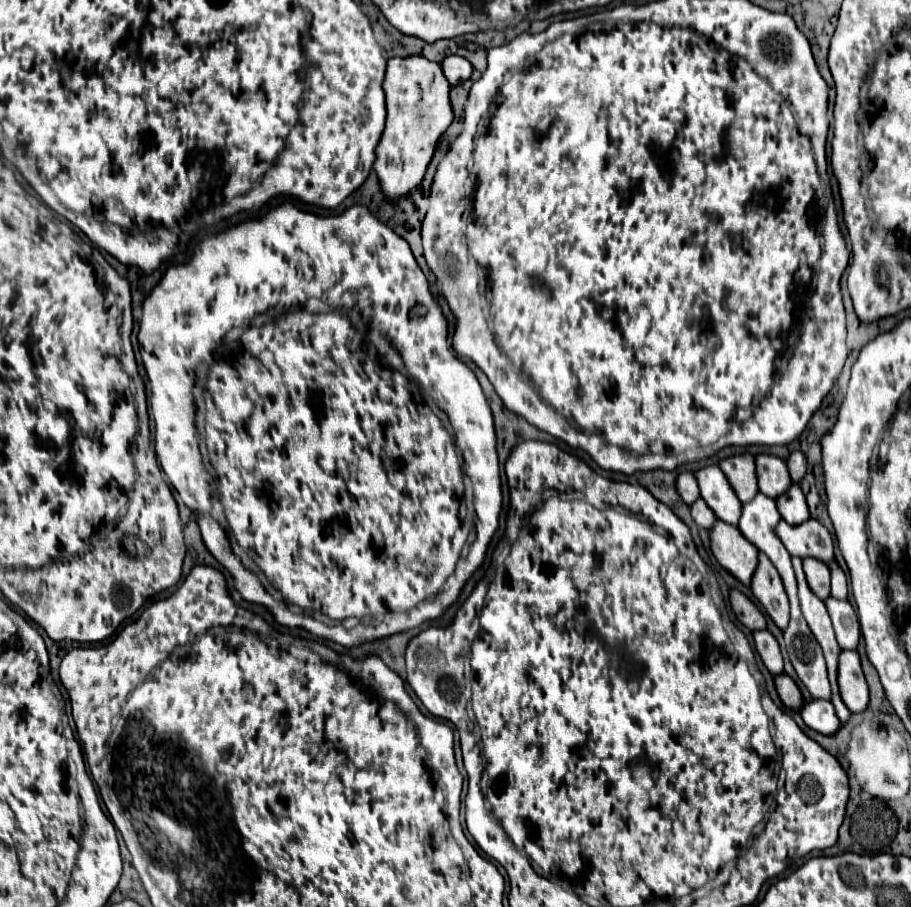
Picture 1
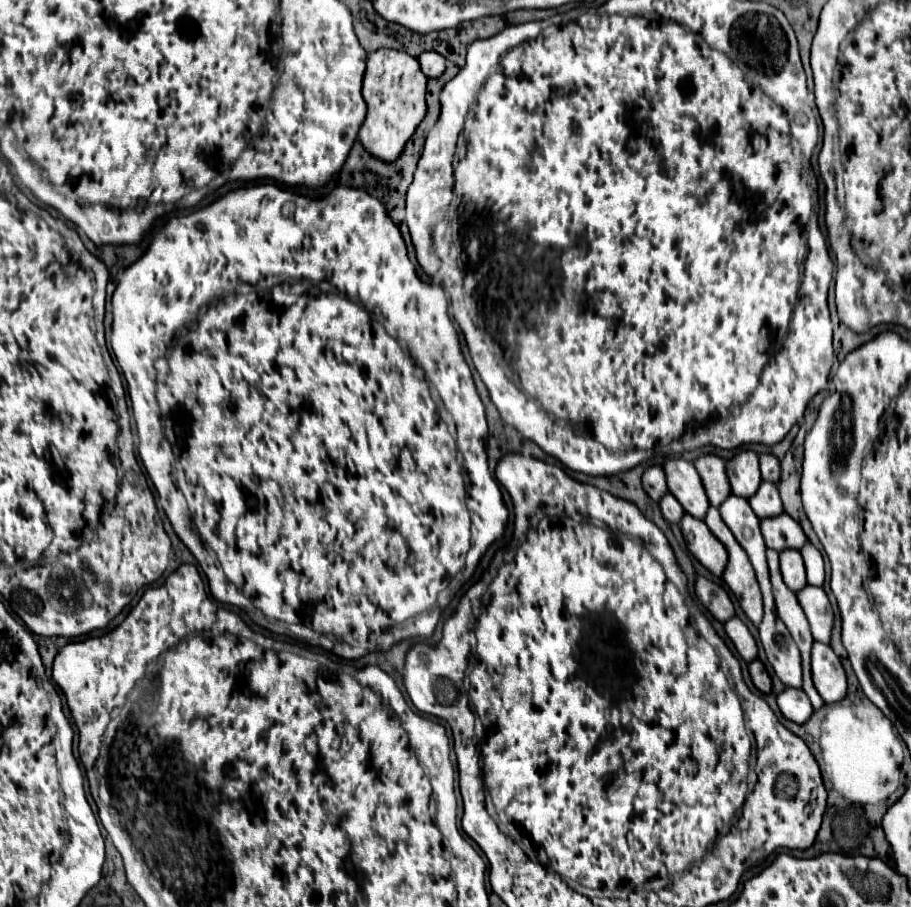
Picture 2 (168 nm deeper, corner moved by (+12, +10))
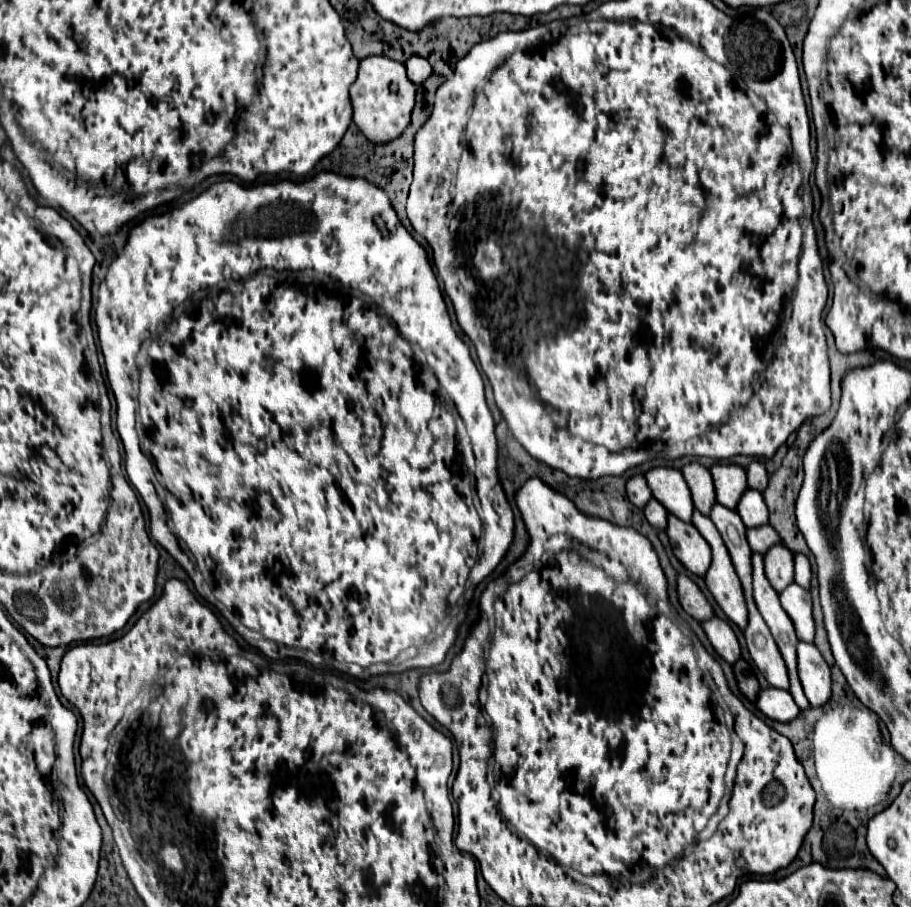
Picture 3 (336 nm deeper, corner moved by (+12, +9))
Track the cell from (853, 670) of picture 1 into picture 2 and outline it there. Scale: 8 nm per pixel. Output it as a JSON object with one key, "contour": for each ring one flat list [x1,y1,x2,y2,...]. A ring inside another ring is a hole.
{"contour":[[813,644,811,668,813,668,813,684,819,690,825,704,841,702,847,696,845,670,829,644]]}

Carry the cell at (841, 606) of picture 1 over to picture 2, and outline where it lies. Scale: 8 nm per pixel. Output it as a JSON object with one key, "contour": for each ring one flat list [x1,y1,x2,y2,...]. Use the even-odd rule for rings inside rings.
{"contour":[[805,586,801,592,797,592,797,600,803,606,805,616,811,624,813,638,817,642,829,644,835,614,833,614,833,608,831,608,831,602,829,602,825,590,819,586]]}

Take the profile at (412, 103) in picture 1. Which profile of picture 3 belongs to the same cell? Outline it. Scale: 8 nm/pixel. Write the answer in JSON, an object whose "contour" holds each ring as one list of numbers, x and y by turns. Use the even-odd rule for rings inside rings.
{"contour":[[373,55,359,61,359,71,353,87,349,89,353,107,353,123,365,137,375,143,397,139,411,123,411,109,415,105,415,85,405,73,405,65,381,55]]}

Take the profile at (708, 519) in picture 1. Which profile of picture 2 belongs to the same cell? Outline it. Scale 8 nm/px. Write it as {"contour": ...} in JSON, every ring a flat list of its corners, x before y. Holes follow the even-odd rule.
{"contour":[[665,494,659,504,661,504,661,512,667,518,667,522,679,522,681,516,685,514,685,510,681,508,681,504,677,502,677,498,673,494]]}

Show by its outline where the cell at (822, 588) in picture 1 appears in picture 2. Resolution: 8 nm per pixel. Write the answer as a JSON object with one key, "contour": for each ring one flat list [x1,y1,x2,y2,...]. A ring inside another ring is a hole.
{"contour":[[785,550,781,552,781,574,785,584,793,590,799,592,801,588,807,586,807,576,805,576,805,564,801,560,801,552]]}

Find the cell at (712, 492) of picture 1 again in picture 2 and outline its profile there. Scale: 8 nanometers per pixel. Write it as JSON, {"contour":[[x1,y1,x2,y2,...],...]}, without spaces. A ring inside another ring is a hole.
{"contour":[[673,458,667,460,663,468,667,474,667,484,671,494,677,496,687,514,703,520,711,504,709,498,705,496,705,488,701,488,701,478,697,476,693,462,687,462,683,458]]}

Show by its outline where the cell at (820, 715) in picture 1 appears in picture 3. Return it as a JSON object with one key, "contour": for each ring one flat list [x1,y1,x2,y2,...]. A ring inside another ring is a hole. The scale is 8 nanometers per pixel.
{"contour":[[777,687,761,689,755,701,755,707,769,719,775,721,793,721,799,715,799,709,793,701,793,697]]}

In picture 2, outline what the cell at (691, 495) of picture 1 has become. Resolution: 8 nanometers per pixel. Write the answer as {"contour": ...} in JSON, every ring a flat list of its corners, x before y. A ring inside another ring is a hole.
{"contour":[[651,466,643,474,643,488,653,500,661,500,669,492,667,480,665,480,665,470,661,466]]}

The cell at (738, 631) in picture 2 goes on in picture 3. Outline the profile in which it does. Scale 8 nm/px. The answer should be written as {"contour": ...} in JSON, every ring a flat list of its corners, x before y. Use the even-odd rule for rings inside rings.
{"contour":[[711,617,709,621,703,621,701,623,711,647,717,651,717,655,727,661,727,663,735,663,739,659,739,643,737,643,737,637,733,633,733,629,729,627,727,621,723,619,717,619,717,617]]}

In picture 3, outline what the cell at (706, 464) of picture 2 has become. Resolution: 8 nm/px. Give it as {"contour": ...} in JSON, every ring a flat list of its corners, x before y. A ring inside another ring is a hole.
{"contour":[[689,463,681,469,681,473,685,477,685,483,689,485,695,509,707,515,709,509,715,505,715,489,713,489,713,479,709,469,705,469,699,463]]}

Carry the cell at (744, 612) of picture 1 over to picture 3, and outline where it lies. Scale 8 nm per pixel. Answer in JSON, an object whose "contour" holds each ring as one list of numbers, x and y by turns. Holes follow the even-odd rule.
{"contour":[[687,575,677,577,677,597,679,597,683,611,687,615,691,615,693,619,707,621,713,617,713,609,711,609,709,601,705,599,701,589,697,589,697,585]]}

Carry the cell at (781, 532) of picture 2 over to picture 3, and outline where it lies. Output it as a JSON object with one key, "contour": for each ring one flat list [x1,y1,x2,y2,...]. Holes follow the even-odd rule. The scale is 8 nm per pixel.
{"contour":[[761,525,761,527,755,527,755,529,747,529,747,541,749,541,749,547,753,549,753,553,765,553,773,545,781,543,777,531,771,525]]}

